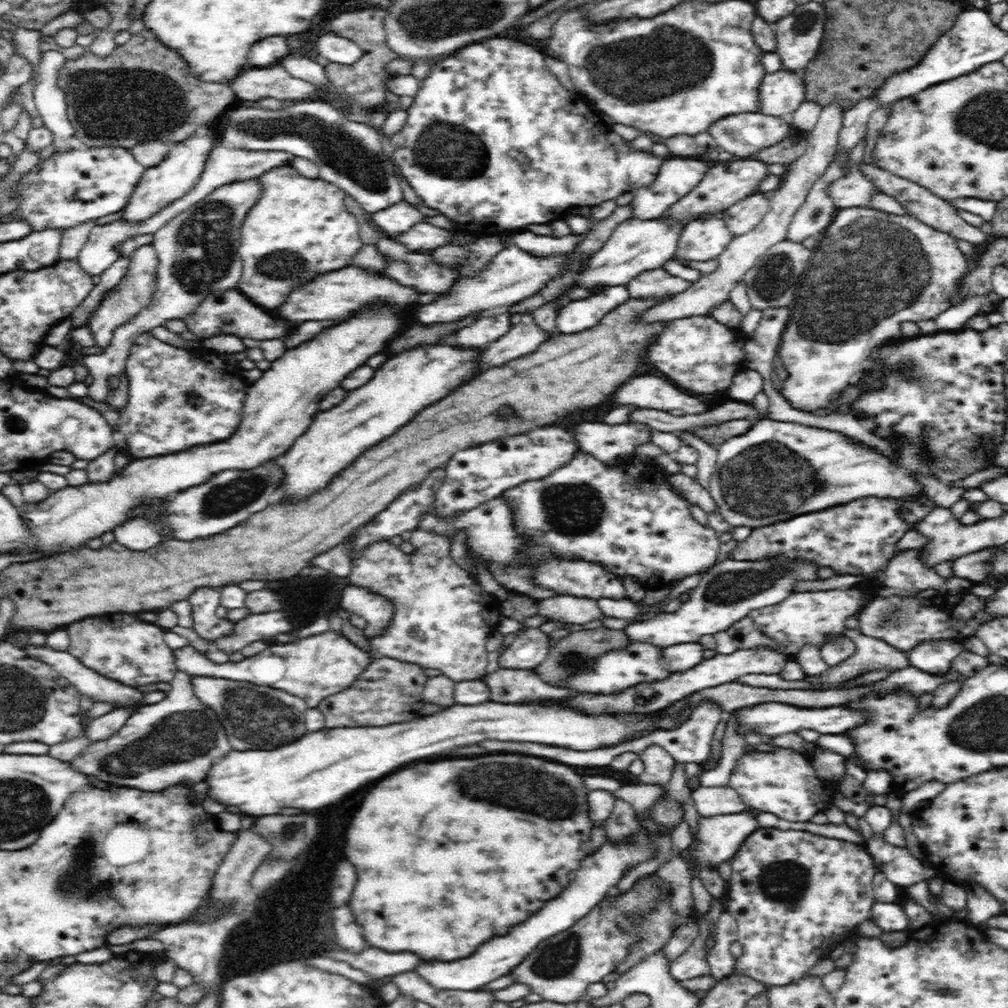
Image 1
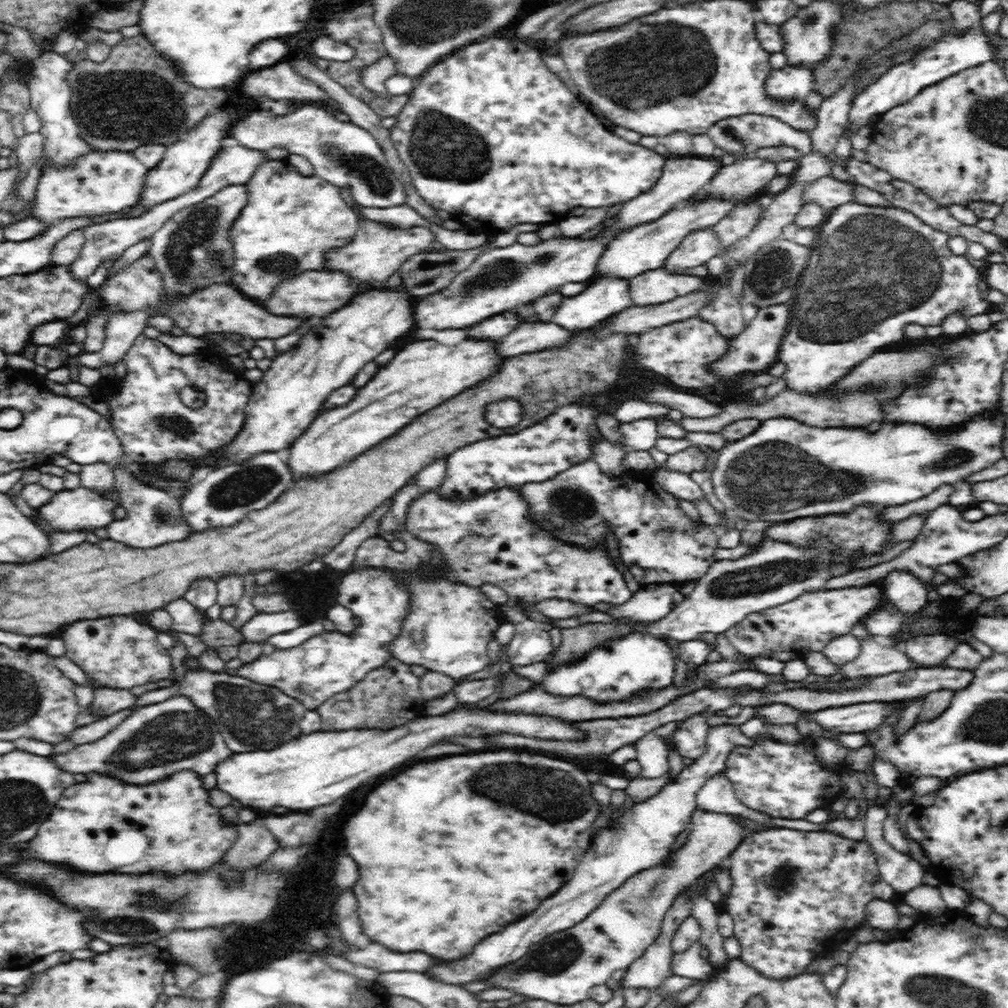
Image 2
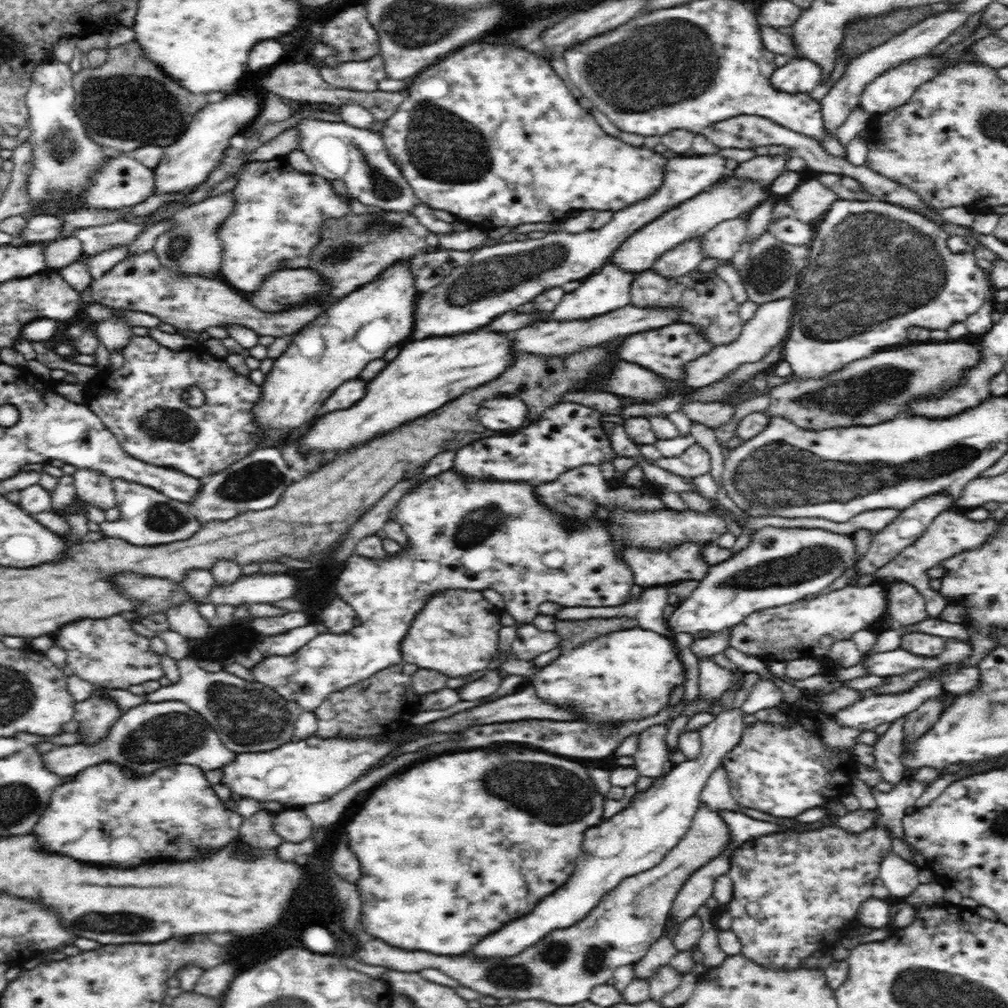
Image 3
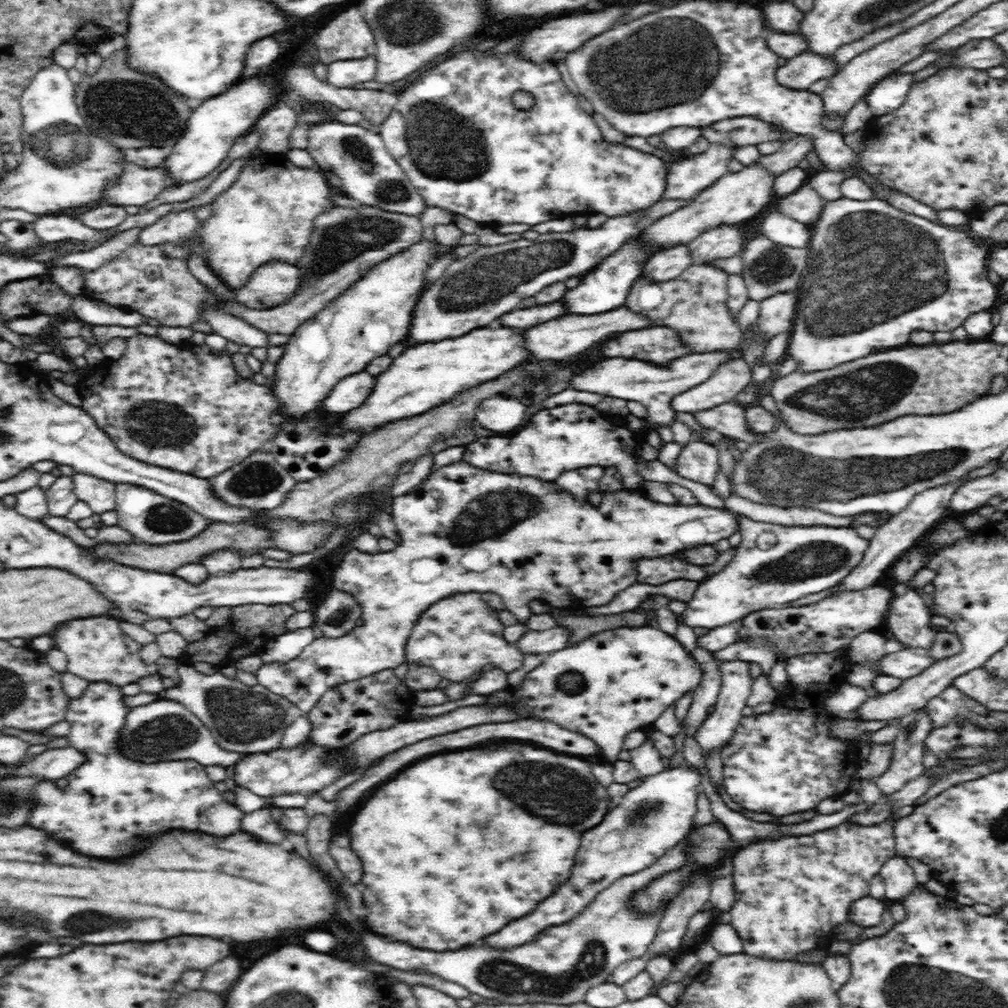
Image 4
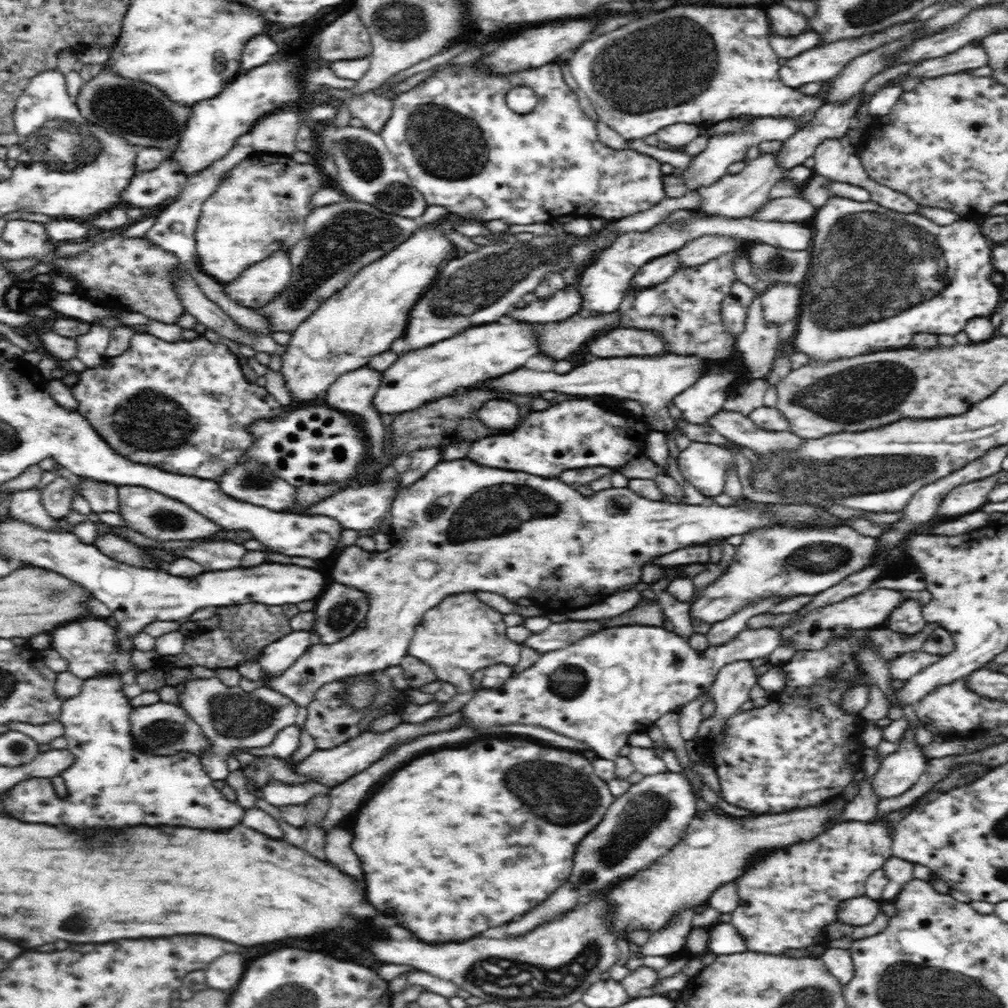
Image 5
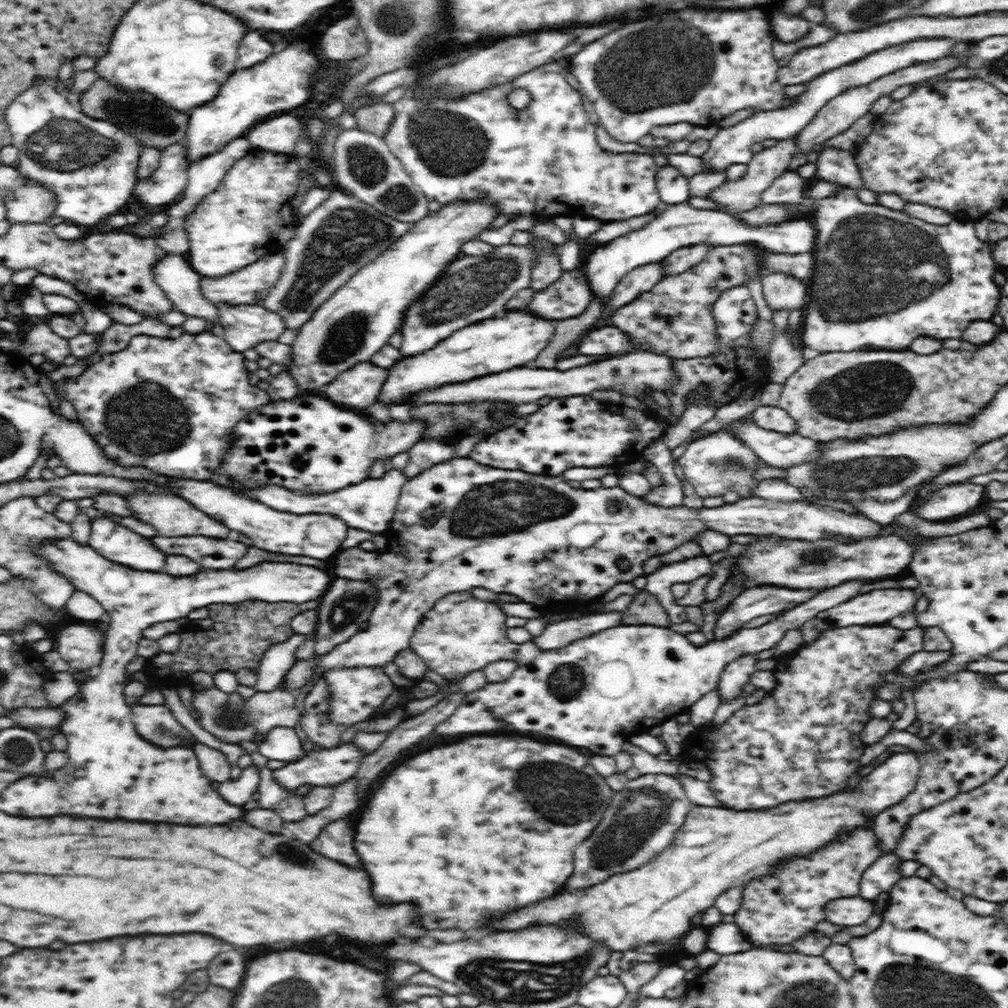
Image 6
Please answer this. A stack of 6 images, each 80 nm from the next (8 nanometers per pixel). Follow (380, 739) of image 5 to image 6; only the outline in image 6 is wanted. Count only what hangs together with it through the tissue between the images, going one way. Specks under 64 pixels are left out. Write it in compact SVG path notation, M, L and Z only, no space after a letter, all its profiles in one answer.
M354 741L329 749L311 750L302 760L288 763L283 768L273 770L272 777L276 779L276 783L280 785L280 789L292 793L295 793L300 787L306 785L328 786L328 784L343 783L348 779L352 779L352 775L361 766L362 760L366 755L364 751L360 751L356 747Z

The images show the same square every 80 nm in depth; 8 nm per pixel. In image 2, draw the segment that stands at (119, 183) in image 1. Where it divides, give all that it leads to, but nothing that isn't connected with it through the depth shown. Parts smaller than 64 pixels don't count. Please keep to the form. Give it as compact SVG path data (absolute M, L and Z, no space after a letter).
M92 151L74 160L68 168L50 168L48 178L40 178L32 217L45 224L76 217L103 217L135 206L145 188L149 169L128 151Z

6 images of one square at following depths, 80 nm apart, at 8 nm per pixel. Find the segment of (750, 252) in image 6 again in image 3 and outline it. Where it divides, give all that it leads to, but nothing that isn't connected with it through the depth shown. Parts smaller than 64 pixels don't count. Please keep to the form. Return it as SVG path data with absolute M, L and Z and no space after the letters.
M650 269L635 275L629 294L631 295L630 304L635 307L674 309L677 314L682 314L682 317L678 318L676 322L692 325L696 332L703 334L704 338L707 338L712 348L716 348L718 345L730 344L740 336L743 324L738 314L738 303L733 299L731 288L727 282L715 271L702 272L701 270L694 269L692 272L688 272L688 274L678 278L666 278Z

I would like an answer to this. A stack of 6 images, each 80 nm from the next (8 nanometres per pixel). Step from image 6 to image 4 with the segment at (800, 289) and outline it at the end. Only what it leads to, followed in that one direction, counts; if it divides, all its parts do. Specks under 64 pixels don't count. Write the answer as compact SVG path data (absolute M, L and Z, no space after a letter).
M780 292L759 302L761 309L755 328L763 336L772 338L778 332L792 330L792 321L795 319L796 292Z

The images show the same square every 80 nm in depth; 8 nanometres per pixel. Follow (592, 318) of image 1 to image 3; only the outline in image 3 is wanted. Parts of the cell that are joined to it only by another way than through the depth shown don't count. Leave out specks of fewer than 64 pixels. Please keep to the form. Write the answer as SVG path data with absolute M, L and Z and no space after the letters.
M606 261L600 269L581 281L581 286L574 292L566 293L558 306L546 320L582 320L608 314L608 312L630 305L630 290L635 273L620 269L615 262Z

